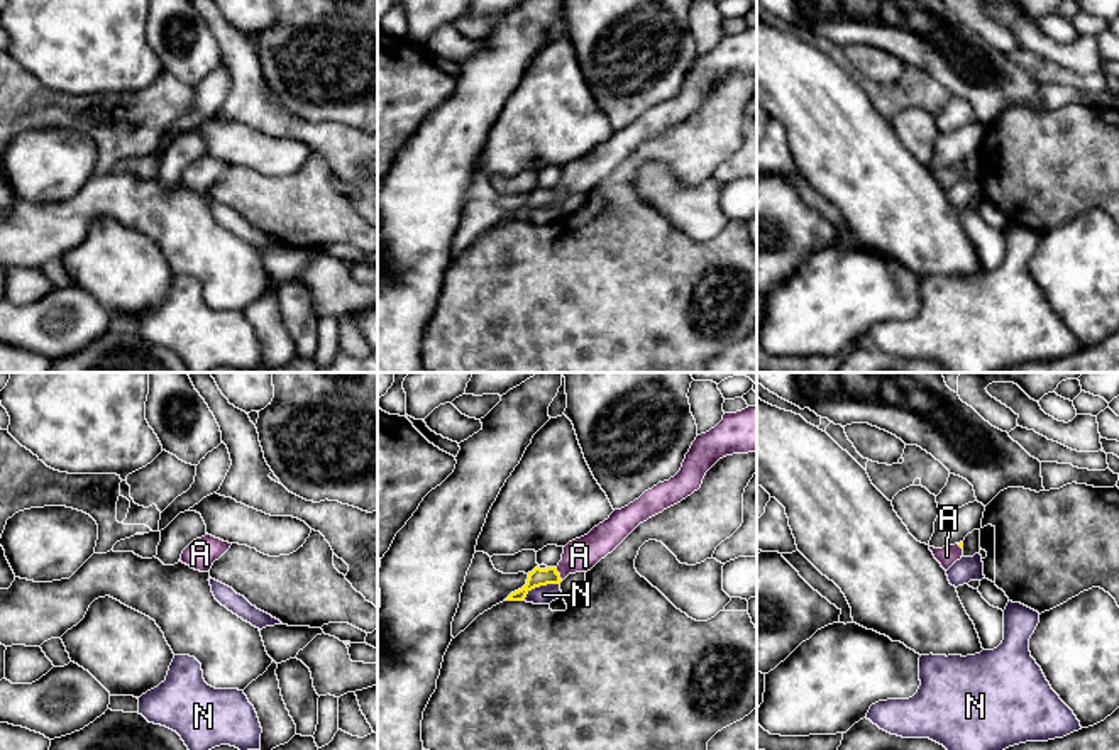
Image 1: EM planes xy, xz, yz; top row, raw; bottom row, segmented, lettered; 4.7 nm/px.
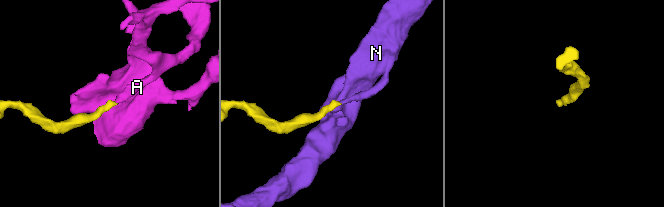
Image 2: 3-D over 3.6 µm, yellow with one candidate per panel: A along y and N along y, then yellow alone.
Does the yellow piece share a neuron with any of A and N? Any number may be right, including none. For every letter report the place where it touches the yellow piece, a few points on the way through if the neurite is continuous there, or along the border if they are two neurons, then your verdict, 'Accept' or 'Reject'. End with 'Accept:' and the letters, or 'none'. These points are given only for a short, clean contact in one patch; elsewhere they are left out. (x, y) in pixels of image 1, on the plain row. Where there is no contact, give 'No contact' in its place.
A: Touches yellow at xz (559, 195). Path across: xz (537, 198), (559, 195), (579, 176). Accept
N: Touches yellow at xz (540, 205). Reject
Accept: A

